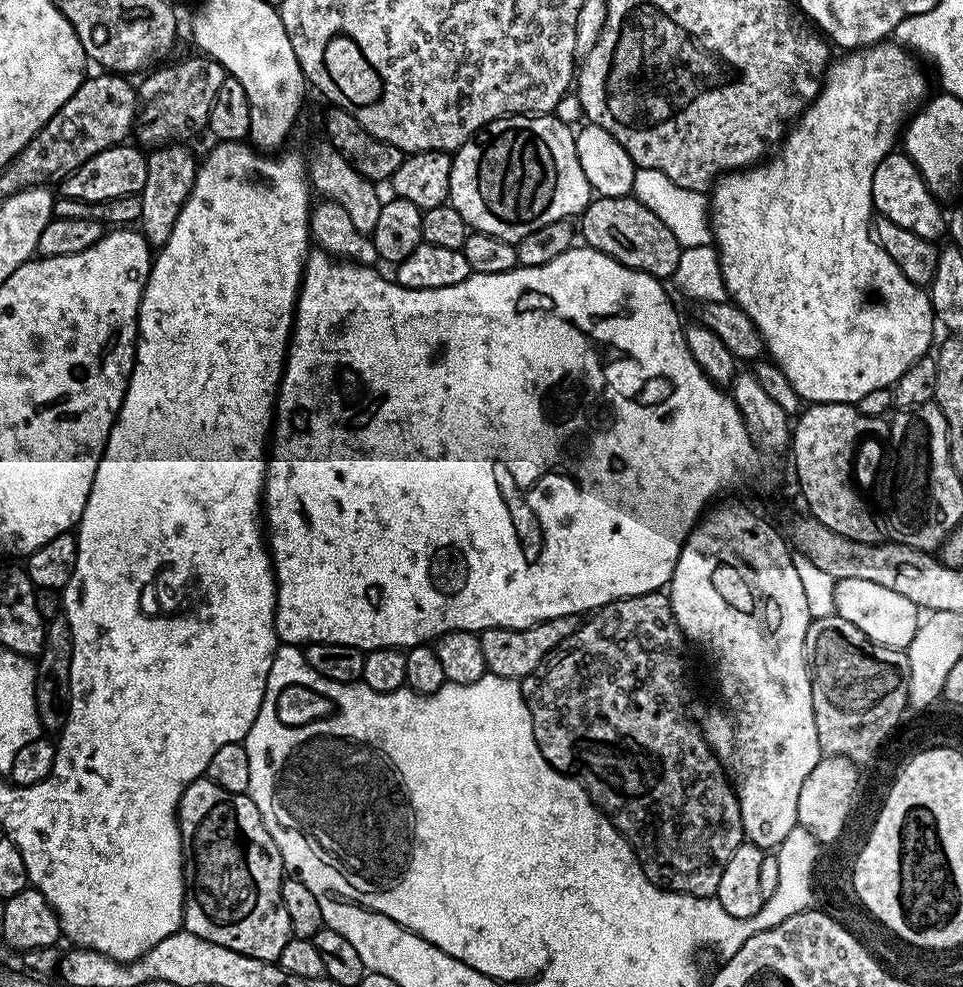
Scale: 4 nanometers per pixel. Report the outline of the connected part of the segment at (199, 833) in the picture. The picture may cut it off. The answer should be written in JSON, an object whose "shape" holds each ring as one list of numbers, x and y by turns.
{"shape":[[201,778,185,786,180,804,176,808,176,820,180,824,180,841,184,844,184,879,187,881,183,931,198,934,198,938,206,938,206,942,218,942,218,946,230,946,230,950,238,950,238,954,246,954,250,958,279,961,282,950,286,950,286,942,293,939,290,914,286,914,286,906,282,906,282,882,286,873,282,854,278,854,278,846,274,846,274,838,270,838,270,830,266,830,262,814,258,814,258,806,254,806,252,797,243,792,222,790,222,786]]}

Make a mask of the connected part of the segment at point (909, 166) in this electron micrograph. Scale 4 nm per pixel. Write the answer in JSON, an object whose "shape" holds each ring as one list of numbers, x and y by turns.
{"shape":[[894,150,878,162,878,170,874,170,872,207,879,215,890,218,890,222,898,222,898,226,918,234,918,238,936,242,940,235,945,235,946,212,940,209,941,201,930,194,914,162,903,150]]}

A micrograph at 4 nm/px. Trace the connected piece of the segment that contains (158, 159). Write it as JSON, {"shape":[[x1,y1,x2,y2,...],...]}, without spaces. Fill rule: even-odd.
{"shape":[[183,143,166,144,163,148,153,148,147,153,146,186,140,191,142,214,138,221,139,231,143,232,149,245,159,246,170,238,174,230,174,222,178,222,178,214,194,186,194,178,198,167,198,156]]}

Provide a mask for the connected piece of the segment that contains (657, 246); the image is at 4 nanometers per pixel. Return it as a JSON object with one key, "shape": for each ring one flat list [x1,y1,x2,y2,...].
{"shape":[[631,194,619,196,618,198,596,196,592,203,580,213,578,232,579,235,580,232,584,235,583,243,587,247,622,262,627,268,633,268,657,278,665,278,664,276,675,277,680,271,679,254,681,247,678,238,674,238,674,234,670,234,670,229,658,219,658,214,646,210,646,206,642,206,642,202,638,202,636,197]]}

